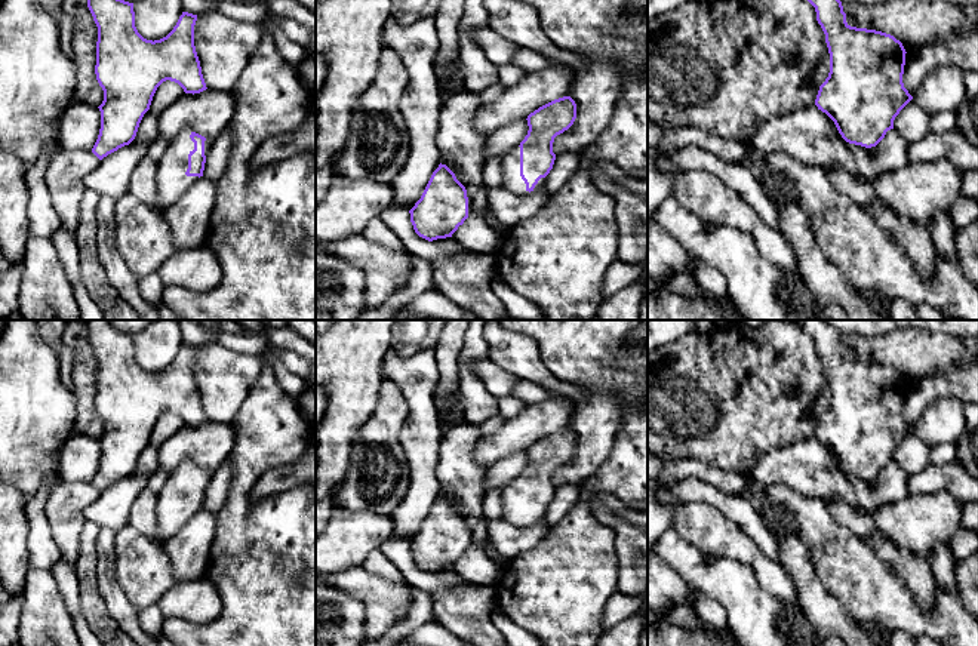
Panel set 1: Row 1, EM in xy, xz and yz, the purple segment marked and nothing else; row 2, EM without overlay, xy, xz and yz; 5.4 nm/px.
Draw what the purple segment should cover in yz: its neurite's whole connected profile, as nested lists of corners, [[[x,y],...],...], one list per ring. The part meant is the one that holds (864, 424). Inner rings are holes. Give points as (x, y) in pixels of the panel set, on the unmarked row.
[[[794,320],[816,344],[830,385],[830,404],[819,418],[815,437],[836,456],[842,470],[865,480],[876,479],[894,461],[894,452],[913,431],[904,419],[905,381],[894,367],[851,359],[842,333],[825,320]]]

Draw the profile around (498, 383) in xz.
[[[489,359],[476,360],[470,367],[496,399],[510,396],[517,384],[517,376],[499,369]]]

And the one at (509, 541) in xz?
[[[502,517],[488,522],[488,538],[492,541],[496,554],[507,560],[533,550],[548,530],[550,527],[544,520],[525,527],[513,526]]]

